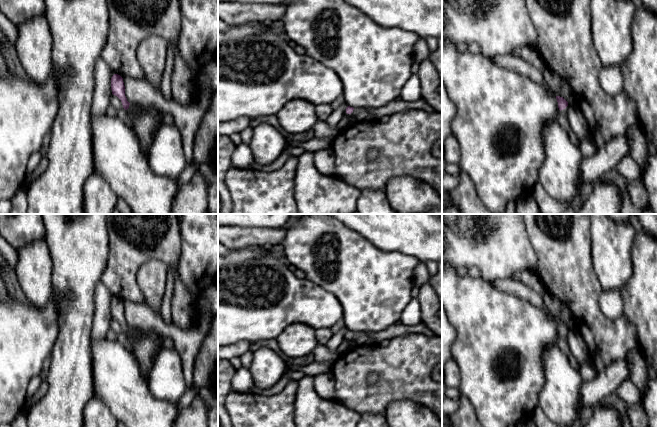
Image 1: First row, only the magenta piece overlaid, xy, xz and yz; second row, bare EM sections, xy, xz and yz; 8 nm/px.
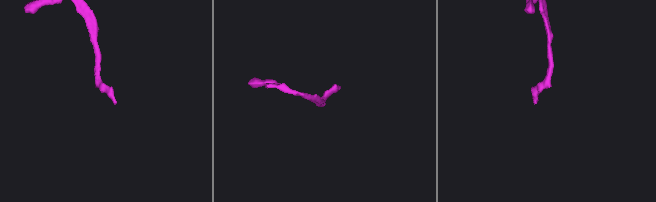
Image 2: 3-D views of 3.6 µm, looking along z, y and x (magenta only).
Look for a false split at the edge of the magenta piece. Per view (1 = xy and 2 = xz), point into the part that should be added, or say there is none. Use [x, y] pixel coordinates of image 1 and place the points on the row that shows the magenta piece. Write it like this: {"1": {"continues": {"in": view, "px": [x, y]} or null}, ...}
{"1": {"continues": null}, "2": {"continues": {"in": "xz", "px": [360, 114]}}}

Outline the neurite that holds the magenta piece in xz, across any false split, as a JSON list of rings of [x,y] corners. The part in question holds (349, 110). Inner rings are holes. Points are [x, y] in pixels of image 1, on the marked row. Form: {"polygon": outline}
{"polygon": [[[347,106],[344,114],[354,117],[357,121],[366,122],[374,120],[366,108],[353,108]]]}

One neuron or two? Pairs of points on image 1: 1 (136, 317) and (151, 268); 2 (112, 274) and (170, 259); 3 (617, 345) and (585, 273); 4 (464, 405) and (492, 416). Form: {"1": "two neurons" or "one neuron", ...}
{"1": "two neurons", "2": "one neuron", "3": "one neuron", "4": "two neurons"}

